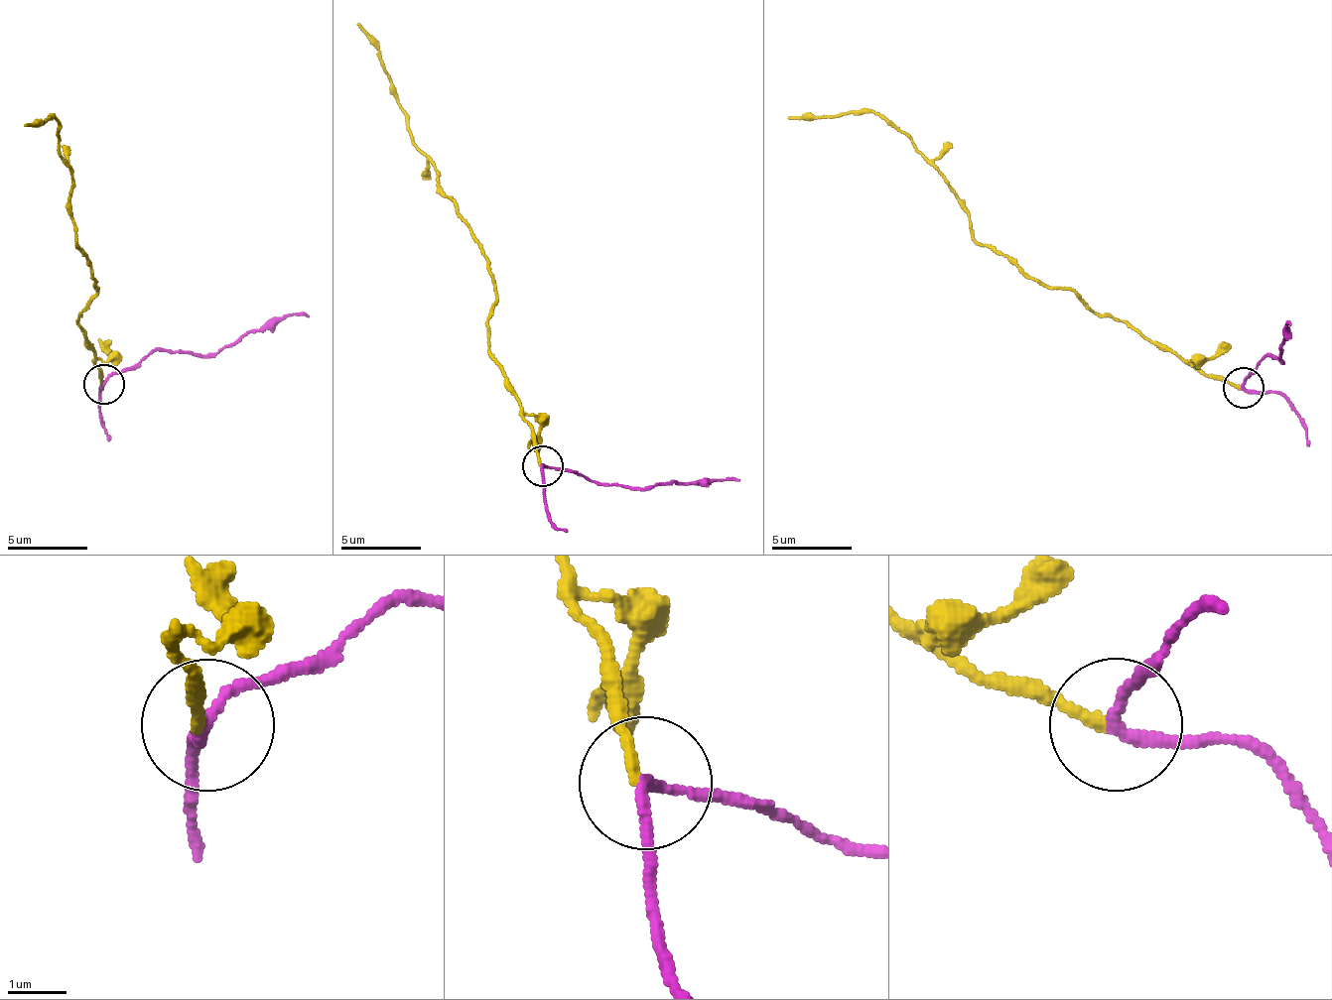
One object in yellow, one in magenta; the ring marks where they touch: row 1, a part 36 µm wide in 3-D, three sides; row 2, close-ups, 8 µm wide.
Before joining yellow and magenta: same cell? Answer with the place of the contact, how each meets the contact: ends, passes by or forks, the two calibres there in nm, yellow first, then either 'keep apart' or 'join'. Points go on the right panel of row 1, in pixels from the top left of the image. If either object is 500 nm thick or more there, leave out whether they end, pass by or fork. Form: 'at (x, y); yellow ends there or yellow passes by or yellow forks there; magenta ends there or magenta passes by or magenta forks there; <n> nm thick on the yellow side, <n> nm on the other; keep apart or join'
at (1243, 388); yellow ends there; magenta passes by; 190 nm thick on the yellow side, 180 nm on the other; keep apart

